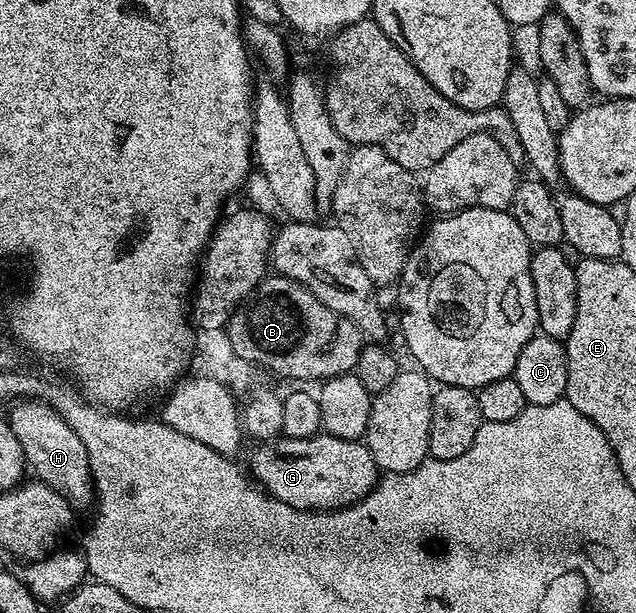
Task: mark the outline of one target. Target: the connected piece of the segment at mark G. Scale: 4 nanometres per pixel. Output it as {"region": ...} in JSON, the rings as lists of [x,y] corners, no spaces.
{"region":[[[327,433],[305,439],[277,438],[264,441],[252,451],[250,475],[278,501],[303,511],[337,511],[366,497],[376,486],[378,468],[363,442]]]}

